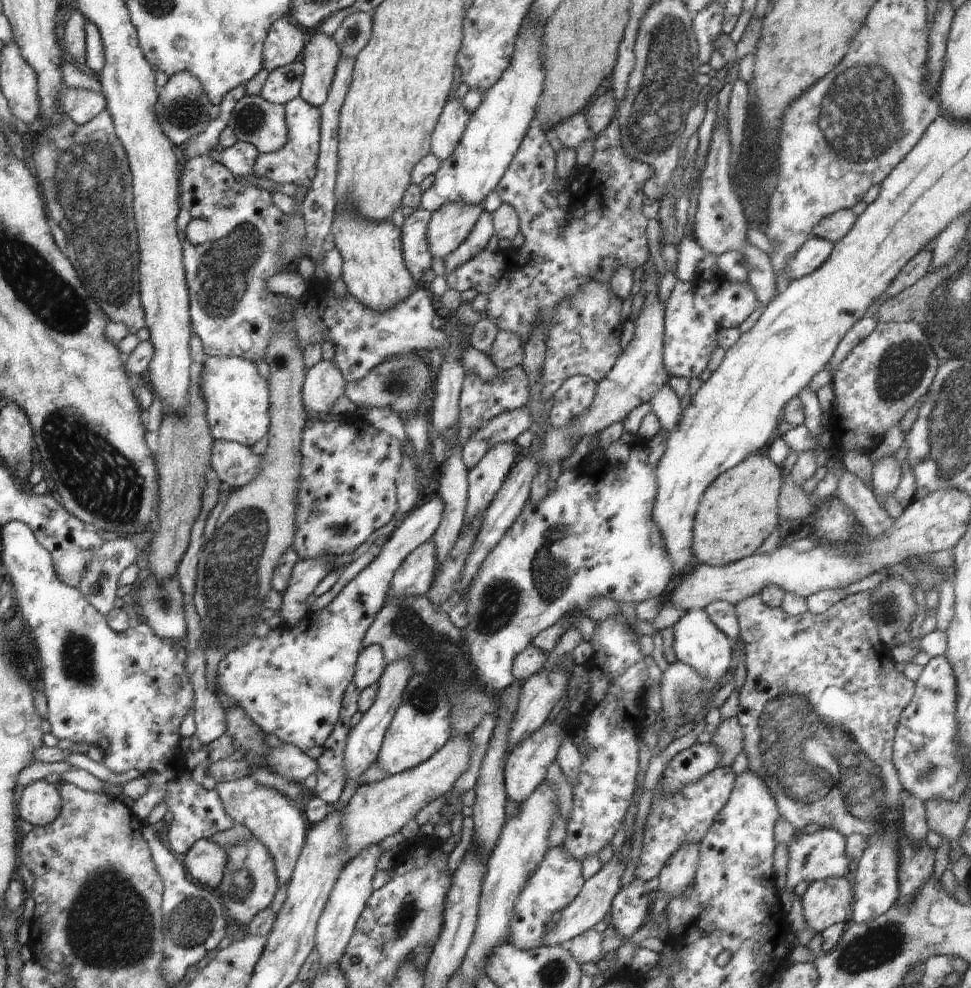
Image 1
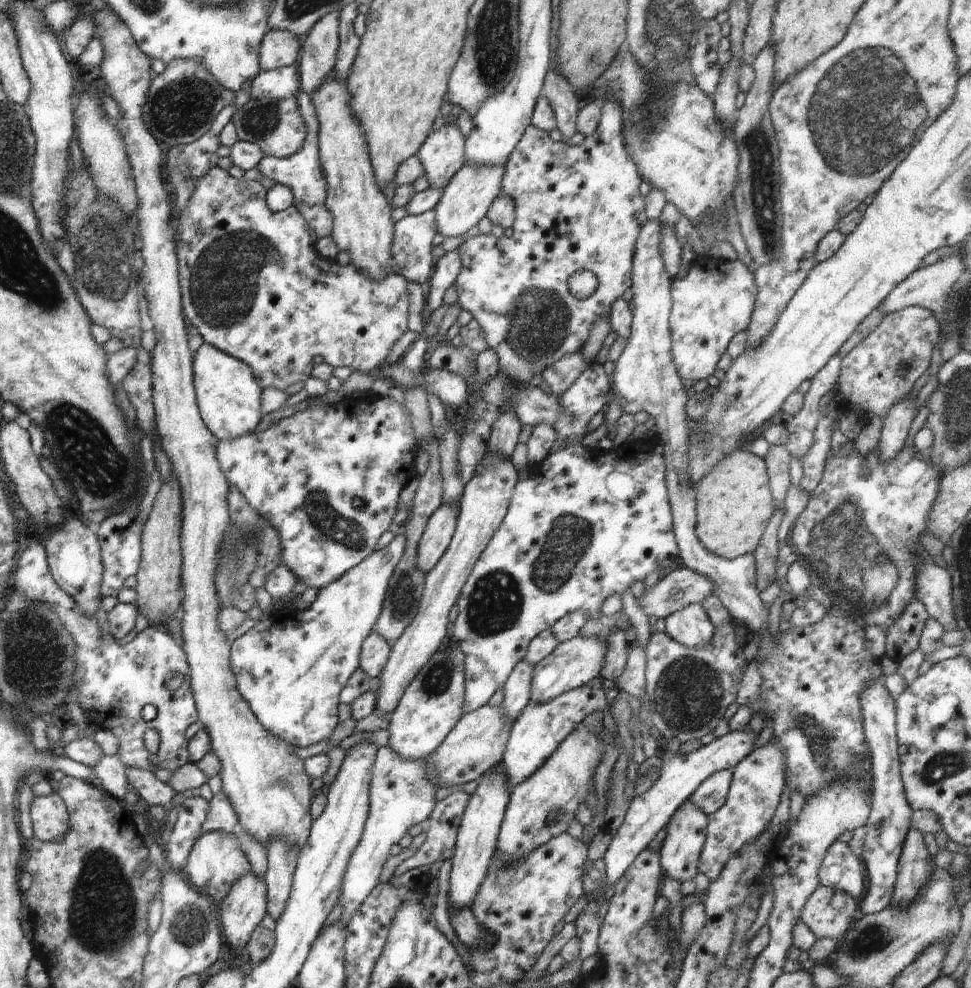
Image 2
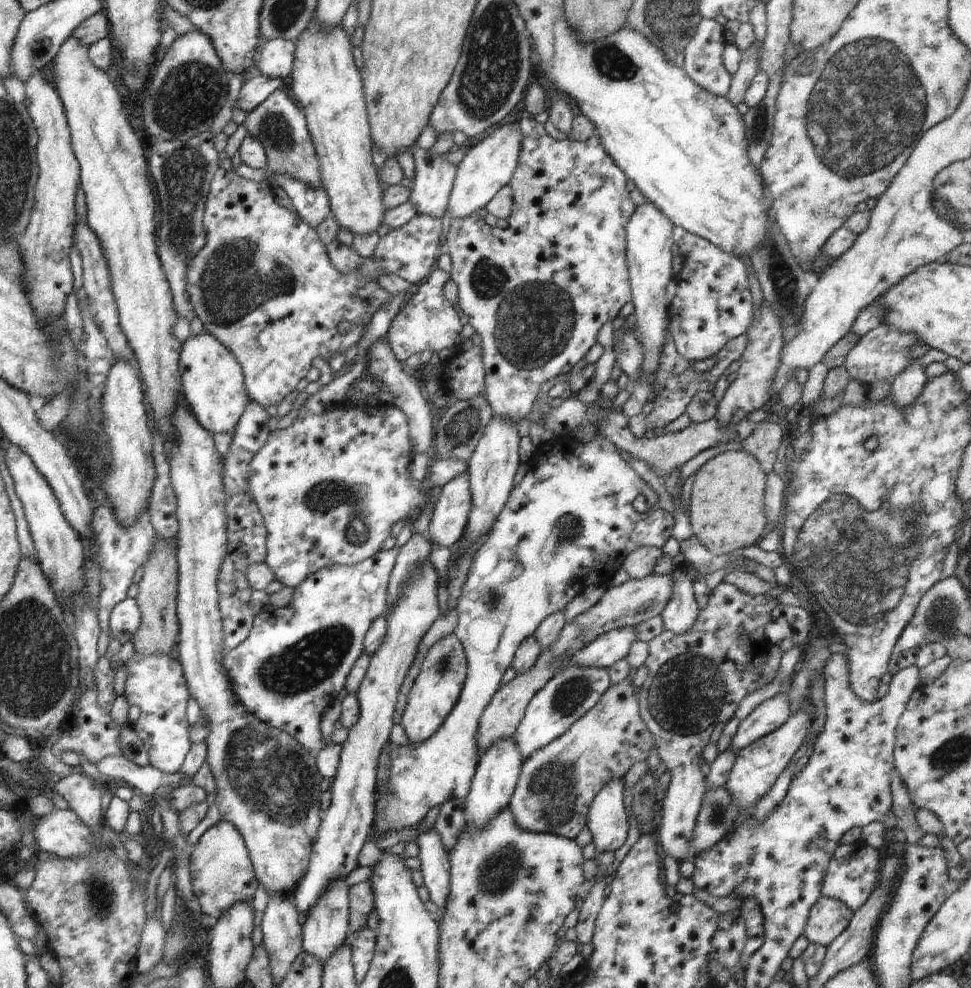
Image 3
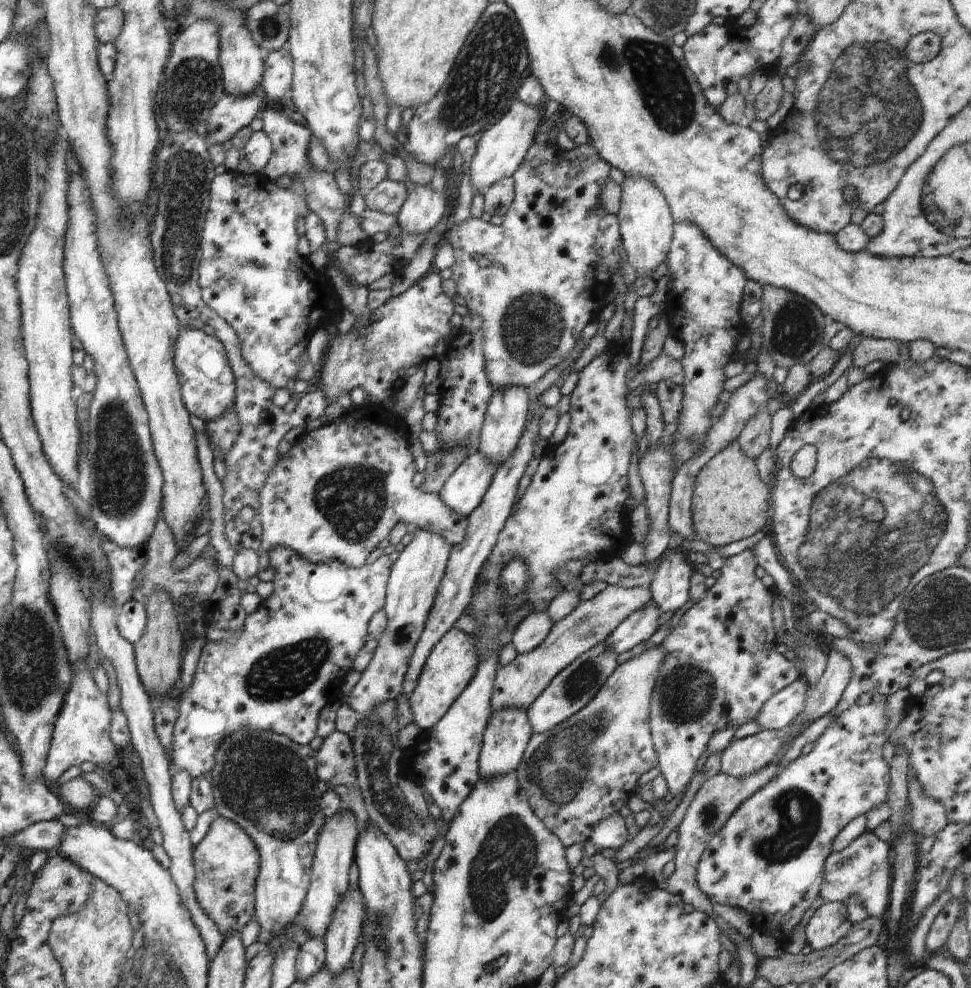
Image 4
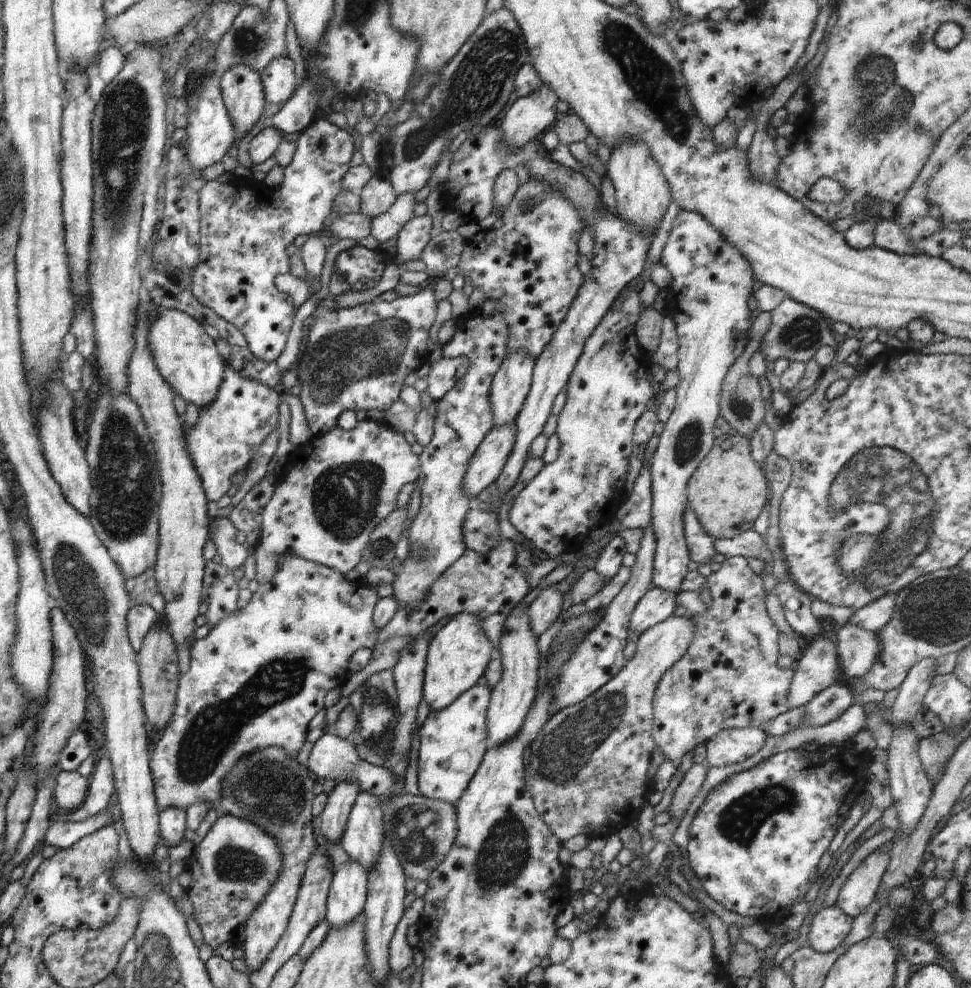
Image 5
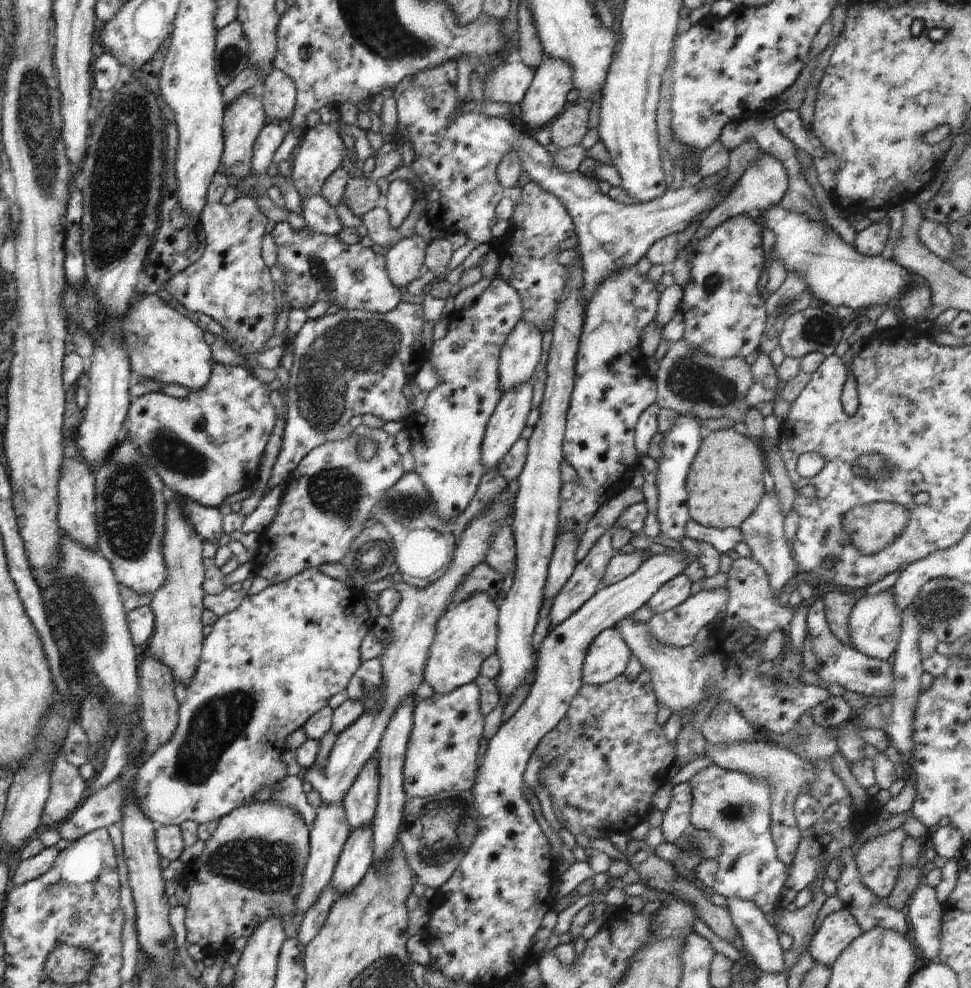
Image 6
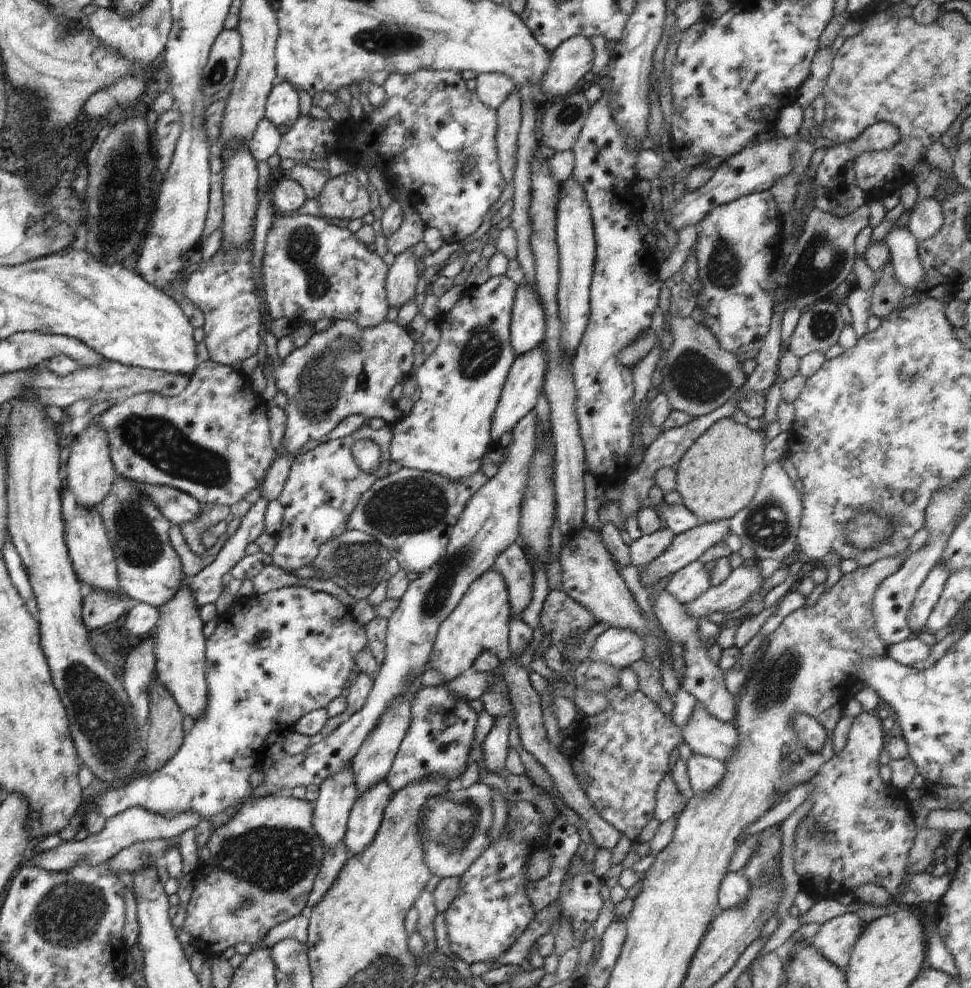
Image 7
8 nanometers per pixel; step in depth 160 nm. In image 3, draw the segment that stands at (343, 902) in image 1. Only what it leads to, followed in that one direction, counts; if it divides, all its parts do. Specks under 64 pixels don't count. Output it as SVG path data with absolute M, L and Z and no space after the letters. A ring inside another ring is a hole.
M598 433L589 442L578 442L574 438L553 438L548 443L543 445L538 454L547 454L547 460L540 460L539 462L529 463L528 473L521 481L521 483L512 490L506 504L503 506L501 513L497 516L497 520L490 530L489 535L485 538L483 545L478 549L478 552L472 559L464 586L462 587L458 602L457 614L458 624L453 633L458 637L458 640L465 648L466 660L466 677L462 687L462 692L459 694L459 699L456 701L454 708L450 714L445 718L445 721L436 729L436 732L422 743L410 743L406 746L399 747L394 743L390 743L389 759L390 759L390 786L387 789L389 792L385 797L379 796L379 791L376 790L376 814L373 822L372 836L381 831L400 830L400 828L412 827L424 819L428 810L433 806L442 806L450 801L458 801L462 803L464 808L465 798L471 789L471 782L479 761L479 752L477 751L477 730L480 717L488 703L492 700L496 691L500 688L502 676L506 669L512 664L516 649L521 645L524 639L530 635L535 634L535 630L540 626L540 623L556 611L563 611L565 606L578 594L582 589L590 585L602 585L607 583L614 574L623 566L626 555L632 553L633 550L642 547L656 547L662 549L664 543L668 538L673 536L673 526L675 518L662 509L658 504L658 496L656 492L650 490L645 484L641 476L639 476L634 468L627 464L622 458L620 449L602 433ZM638 494L646 497L647 510L639 513L632 507L632 502Z

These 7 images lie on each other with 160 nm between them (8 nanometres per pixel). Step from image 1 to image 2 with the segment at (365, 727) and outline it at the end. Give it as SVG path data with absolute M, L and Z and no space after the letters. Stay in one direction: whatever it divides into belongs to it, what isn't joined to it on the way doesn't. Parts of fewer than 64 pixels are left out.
M488 448L481 451L482 458L473 477L465 484L455 533L436 566L427 572L425 585L415 618L404 632L391 644L391 651L378 676L379 692L376 693L376 714L378 716L394 712L404 691L416 678L418 671L426 666L430 657L440 648L450 628L448 614L460 596L468 575L478 560L480 553L488 546L502 519L506 516L509 502L518 482L518 474L511 459L502 455L488 453Z

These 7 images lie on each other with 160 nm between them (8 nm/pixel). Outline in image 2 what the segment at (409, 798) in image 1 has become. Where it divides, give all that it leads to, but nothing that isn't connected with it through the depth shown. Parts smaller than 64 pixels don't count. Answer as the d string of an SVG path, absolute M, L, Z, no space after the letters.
M488 703L475 711L463 714L458 724L429 758L429 771L438 788L476 780L494 764L500 763L511 735L512 723L505 715L502 704L495 706Z

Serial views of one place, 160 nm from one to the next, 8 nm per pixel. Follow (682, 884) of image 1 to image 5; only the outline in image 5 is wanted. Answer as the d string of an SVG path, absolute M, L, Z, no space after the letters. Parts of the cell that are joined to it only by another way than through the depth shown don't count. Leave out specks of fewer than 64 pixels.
M728 557L722 563L722 567L715 573L707 576L707 584L712 597L712 605L707 608L706 614L703 616L692 616L694 623L694 634L692 642L686 651L686 654L682 655L682 658L675 662L670 670L667 670L660 679L656 692L653 698L653 729L652 738L655 740L656 746L662 750L665 759L672 760L676 765L681 762L682 757L686 752L692 750L697 742L707 741L709 738L716 736L726 729L745 729L748 727L756 727L761 731L767 722L770 722L773 718L778 715L785 713L789 710L787 705L787 694L793 681L794 671L792 669L781 669L776 665L778 662L778 637L779 630L776 625L772 622L770 615L767 613L765 596L767 595L764 591L764 583L762 578L750 569L748 561L744 557Z

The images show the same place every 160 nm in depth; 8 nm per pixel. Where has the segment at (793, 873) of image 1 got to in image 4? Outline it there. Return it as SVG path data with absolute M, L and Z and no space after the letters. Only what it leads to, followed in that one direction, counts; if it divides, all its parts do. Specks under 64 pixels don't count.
M864 832L845 849L830 853L825 860L823 881L819 896L824 901L841 902L848 899L860 901L869 916L880 918L889 907L888 896L893 879L892 847L873 832Z

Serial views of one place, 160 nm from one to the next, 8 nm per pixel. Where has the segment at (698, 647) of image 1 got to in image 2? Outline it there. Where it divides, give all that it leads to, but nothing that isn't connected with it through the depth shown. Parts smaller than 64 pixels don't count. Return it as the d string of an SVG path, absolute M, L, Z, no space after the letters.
M700 604L686 605L664 619L665 632L688 647L707 645L713 637L713 624Z

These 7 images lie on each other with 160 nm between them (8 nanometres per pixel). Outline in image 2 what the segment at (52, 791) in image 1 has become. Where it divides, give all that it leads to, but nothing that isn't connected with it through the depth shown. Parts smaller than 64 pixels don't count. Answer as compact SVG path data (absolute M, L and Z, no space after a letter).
M55 792L48 796L34 796L30 816L34 838L60 845L69 830L69 814L62 798Z

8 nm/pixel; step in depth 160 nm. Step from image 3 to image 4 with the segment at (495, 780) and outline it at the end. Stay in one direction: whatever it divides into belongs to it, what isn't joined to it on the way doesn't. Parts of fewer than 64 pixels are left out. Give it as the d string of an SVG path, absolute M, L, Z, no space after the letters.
M506 707L493 712L483 734L483 743L479 756L479 774L481 779L495 777L510 771L516 771L533 734L526 709Z

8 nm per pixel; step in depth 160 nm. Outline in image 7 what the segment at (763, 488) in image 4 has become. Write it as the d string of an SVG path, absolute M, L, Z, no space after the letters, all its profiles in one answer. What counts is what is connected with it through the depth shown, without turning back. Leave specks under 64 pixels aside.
M733 417L717 420L701 434L676 464L676 488L682 504L702 522L729 520L750 504L765 469L762 431L754 431Z

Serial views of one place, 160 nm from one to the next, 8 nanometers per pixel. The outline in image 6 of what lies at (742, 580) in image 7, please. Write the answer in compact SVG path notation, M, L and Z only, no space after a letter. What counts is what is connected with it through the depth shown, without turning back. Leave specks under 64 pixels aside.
M720 586L716 589L701 590L694 595L690 595L682 604L668 609L663 613L656 613L647 622L647 629L664 644L672 645L676 648L685 647L692 644L693 638L708 623L715 620L724 613L726 603L729 599L727 586Z

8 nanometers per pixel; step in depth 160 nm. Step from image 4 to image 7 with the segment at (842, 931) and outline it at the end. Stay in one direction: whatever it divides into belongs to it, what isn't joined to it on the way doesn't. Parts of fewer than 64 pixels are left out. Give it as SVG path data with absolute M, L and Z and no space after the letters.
M847 913L821 924L811 939L819 953L844 970L864 923L856 913Z

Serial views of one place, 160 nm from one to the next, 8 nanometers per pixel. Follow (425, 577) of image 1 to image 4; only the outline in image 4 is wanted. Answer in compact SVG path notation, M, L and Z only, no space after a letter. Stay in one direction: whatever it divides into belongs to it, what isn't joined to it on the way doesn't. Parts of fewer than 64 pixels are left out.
M482 453L469 454L440 489L444 504L463 517L470 516L482 502L497 466Z

